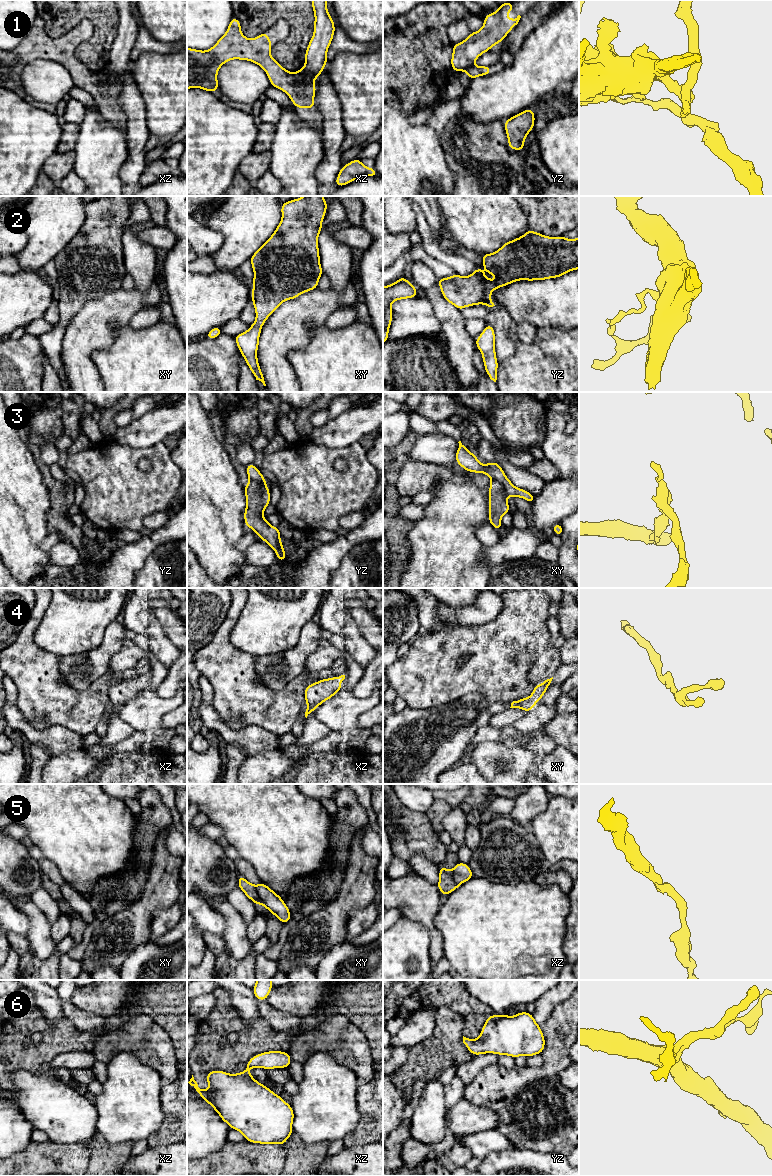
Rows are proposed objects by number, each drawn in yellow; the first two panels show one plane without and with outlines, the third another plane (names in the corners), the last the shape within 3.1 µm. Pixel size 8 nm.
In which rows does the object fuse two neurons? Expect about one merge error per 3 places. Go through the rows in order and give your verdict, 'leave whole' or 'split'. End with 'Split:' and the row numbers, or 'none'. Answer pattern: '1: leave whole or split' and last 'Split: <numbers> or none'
1: split
2: leave whole
3: split
4: leave whole
5: split
6: leave whole
Split: 1, 3, 5

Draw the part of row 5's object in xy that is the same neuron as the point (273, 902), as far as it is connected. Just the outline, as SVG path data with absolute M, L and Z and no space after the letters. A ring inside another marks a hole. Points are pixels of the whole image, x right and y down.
M264 883L258 884L256 890L260 897L261 904L277 917L283 925L290 921L291 913L283 899L278 894Z

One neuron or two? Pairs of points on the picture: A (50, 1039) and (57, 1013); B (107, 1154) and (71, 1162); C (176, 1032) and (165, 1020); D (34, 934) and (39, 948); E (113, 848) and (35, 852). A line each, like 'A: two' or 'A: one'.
A: two
B: two
C: one
D: one
E: two

